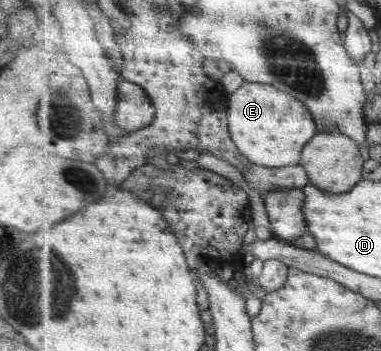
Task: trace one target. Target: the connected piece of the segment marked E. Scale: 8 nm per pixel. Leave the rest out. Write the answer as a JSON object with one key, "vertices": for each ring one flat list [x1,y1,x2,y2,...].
{"vertices":[[246,81,242,89,238,88,230,95,229,122,231,133,241,152,254,164,282,168,298,165,303,160,306,145,318,135,319,125,306,103,296,97,276,89,274,85]]}

